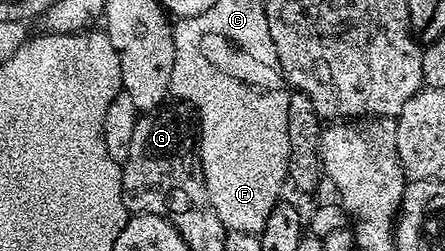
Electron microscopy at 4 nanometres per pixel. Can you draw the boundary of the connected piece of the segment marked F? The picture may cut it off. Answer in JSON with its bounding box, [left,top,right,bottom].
[169,16,289,234]

